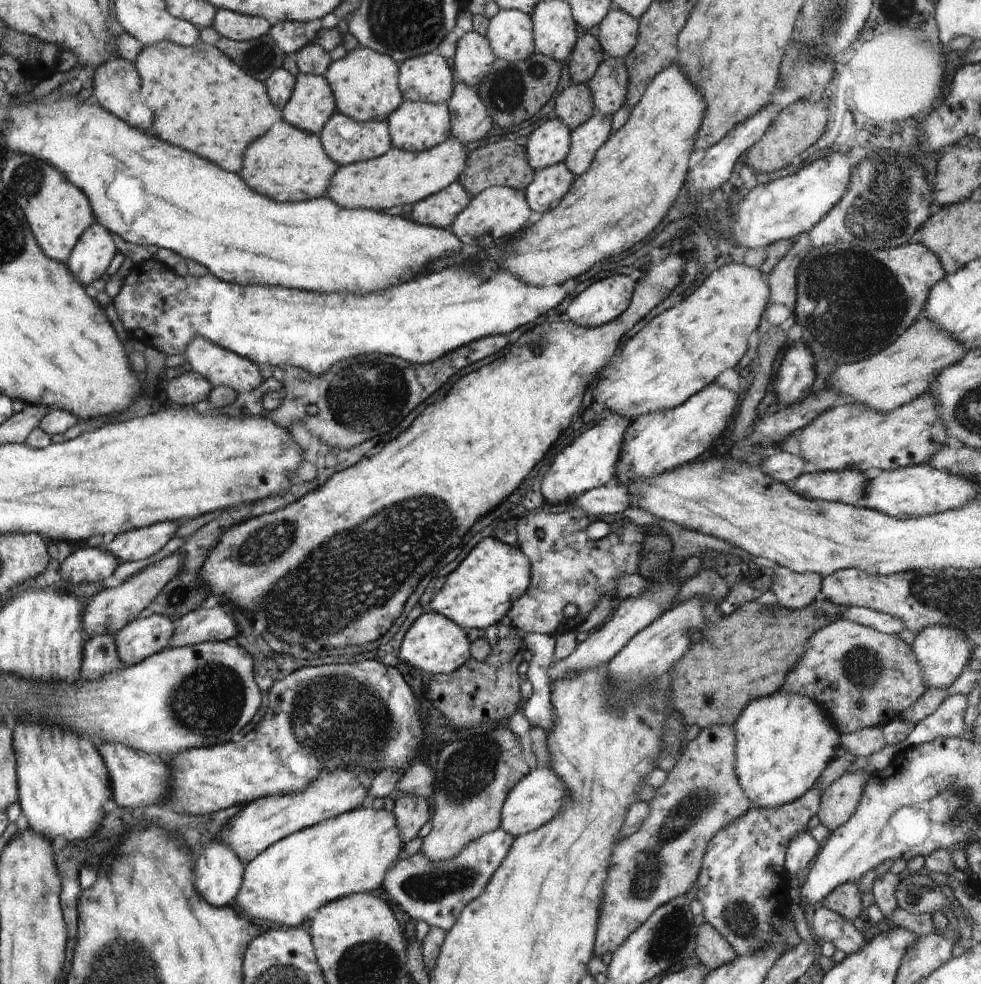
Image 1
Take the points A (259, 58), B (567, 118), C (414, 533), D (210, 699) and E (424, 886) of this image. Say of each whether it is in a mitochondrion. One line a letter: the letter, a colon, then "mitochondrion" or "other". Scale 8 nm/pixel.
A: mitochondrion
B: other
C: mitochondrion
D: mitochondrion
E: mitochondrion

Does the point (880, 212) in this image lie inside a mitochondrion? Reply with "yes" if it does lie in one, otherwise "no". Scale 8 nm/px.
yes

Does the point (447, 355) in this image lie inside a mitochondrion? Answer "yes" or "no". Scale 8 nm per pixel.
no

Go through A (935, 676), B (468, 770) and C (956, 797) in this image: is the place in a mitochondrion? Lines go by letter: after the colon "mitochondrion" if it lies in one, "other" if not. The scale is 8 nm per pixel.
A: other
B: mitochondrion
C: mitochondrion

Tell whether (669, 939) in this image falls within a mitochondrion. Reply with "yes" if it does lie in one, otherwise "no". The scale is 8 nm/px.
yes

